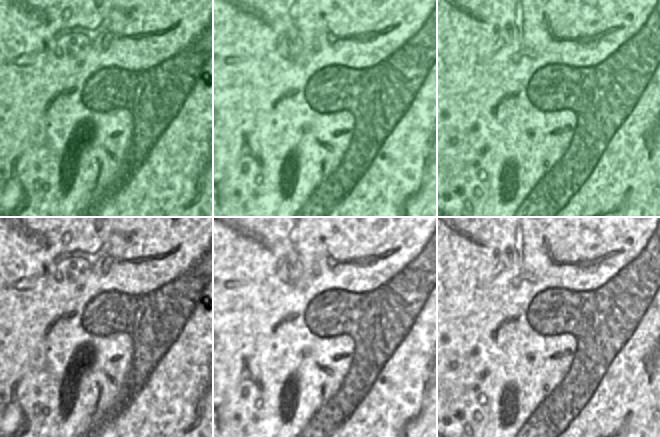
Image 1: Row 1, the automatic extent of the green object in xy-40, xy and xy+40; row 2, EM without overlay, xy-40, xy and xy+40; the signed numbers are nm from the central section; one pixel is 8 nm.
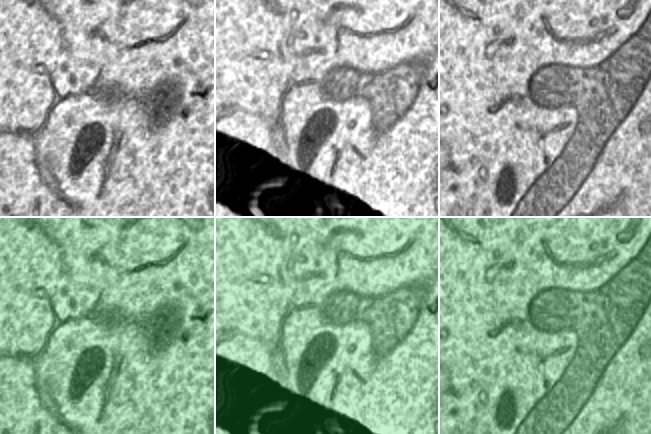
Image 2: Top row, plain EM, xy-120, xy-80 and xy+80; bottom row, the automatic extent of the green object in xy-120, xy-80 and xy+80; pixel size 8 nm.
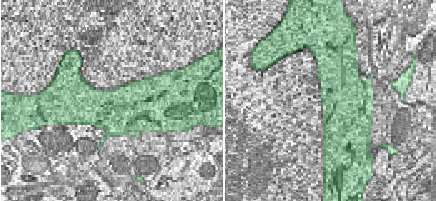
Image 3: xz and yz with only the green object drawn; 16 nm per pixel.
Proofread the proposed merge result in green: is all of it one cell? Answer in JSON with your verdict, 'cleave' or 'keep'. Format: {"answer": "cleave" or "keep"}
{"answer": "cleave"}

